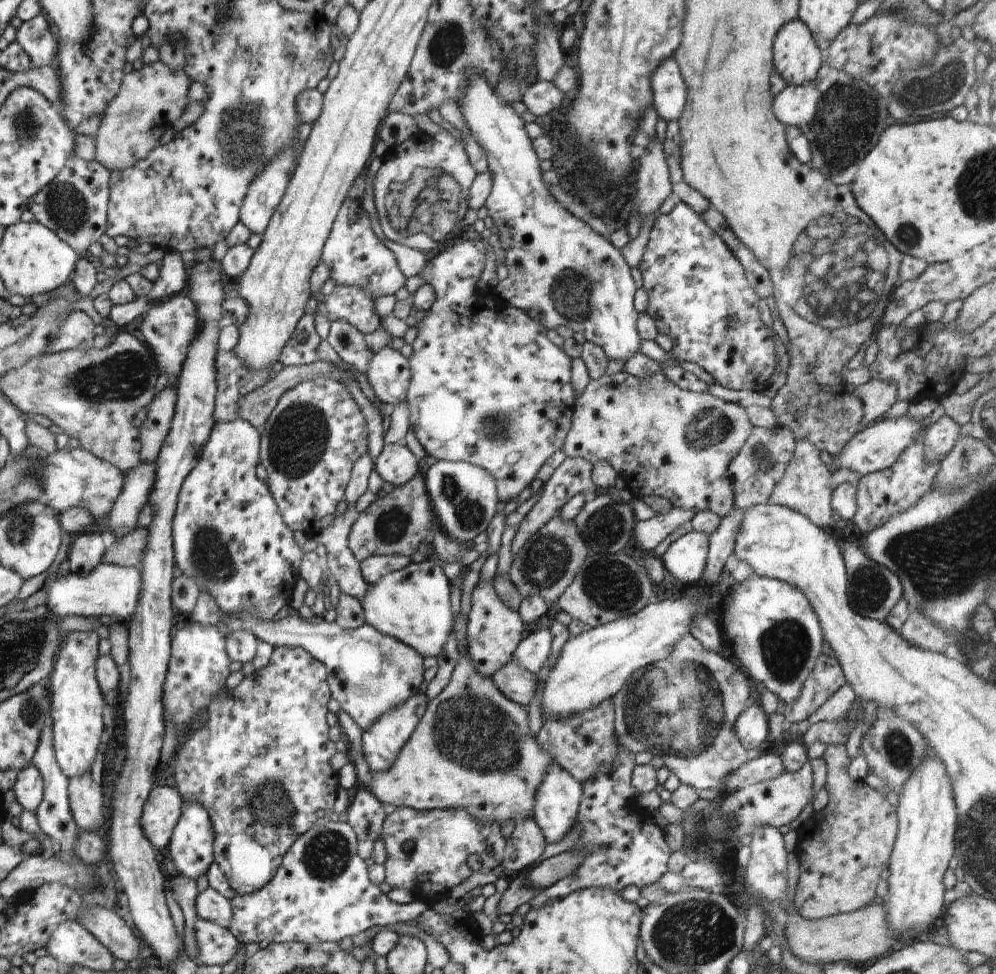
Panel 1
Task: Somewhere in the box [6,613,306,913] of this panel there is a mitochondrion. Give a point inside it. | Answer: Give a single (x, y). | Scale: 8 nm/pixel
(271, 801)

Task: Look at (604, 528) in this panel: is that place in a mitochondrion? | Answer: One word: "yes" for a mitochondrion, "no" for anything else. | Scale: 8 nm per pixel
yes

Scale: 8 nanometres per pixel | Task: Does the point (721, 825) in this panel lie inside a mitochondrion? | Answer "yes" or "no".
yes

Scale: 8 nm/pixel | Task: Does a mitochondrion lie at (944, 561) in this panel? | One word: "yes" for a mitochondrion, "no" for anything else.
yes

